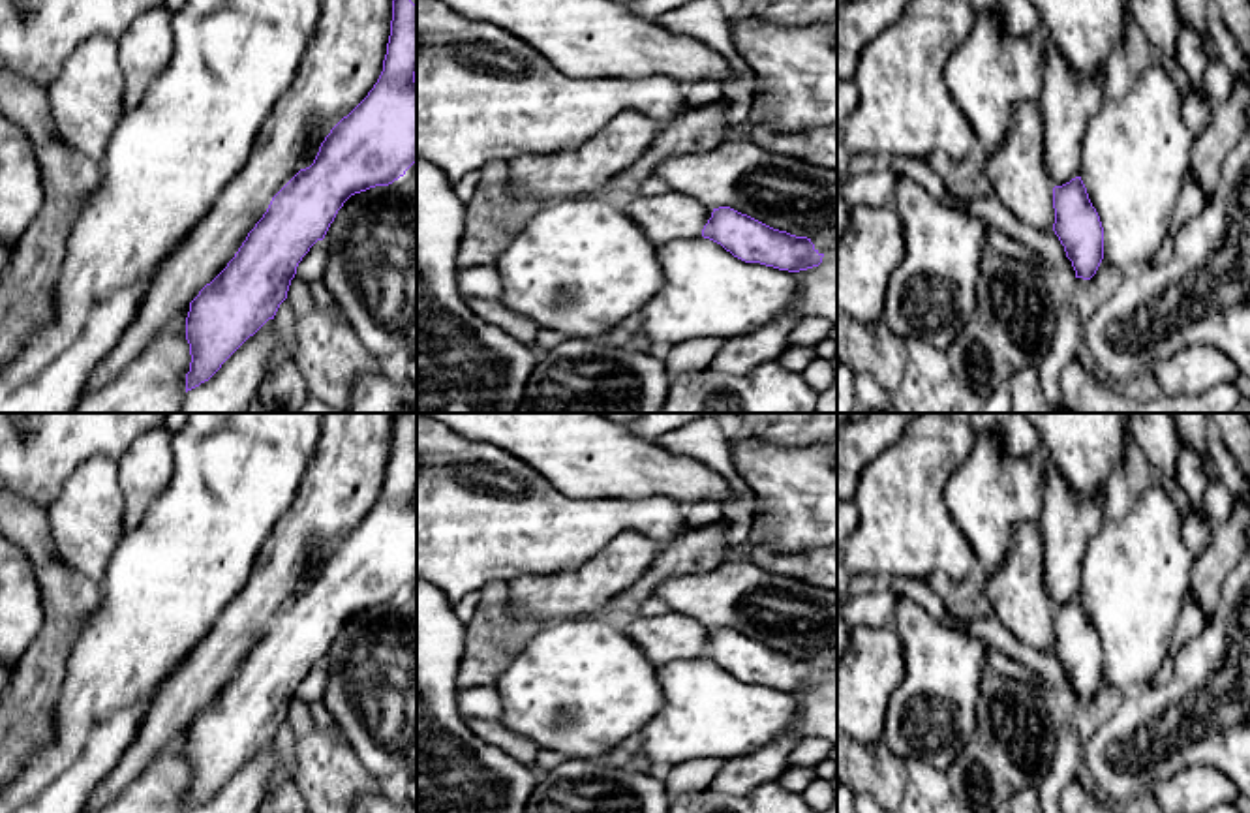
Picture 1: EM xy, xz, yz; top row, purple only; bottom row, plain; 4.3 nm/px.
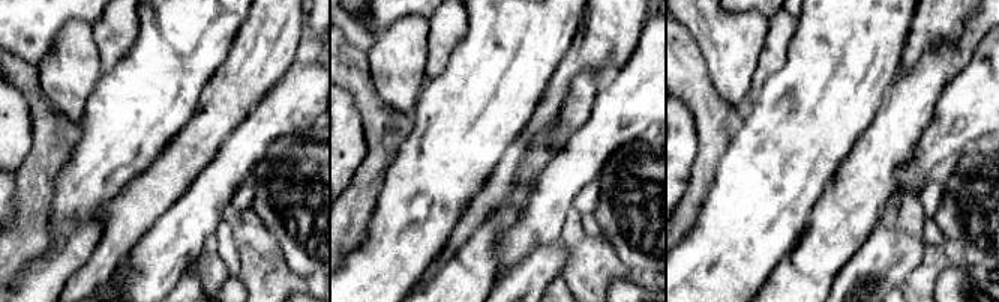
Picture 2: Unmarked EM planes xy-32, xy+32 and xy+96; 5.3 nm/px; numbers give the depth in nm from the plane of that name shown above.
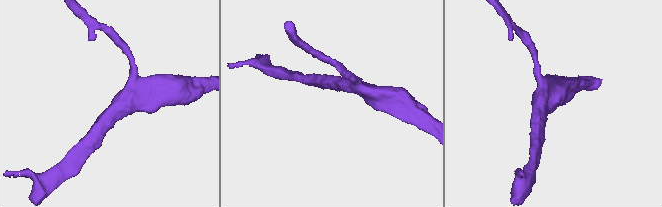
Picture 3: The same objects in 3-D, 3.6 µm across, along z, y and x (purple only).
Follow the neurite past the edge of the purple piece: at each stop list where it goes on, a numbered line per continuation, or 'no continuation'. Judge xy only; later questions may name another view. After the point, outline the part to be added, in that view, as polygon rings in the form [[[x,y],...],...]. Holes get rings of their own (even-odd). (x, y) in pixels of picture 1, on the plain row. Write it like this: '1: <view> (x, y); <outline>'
1: xy (162, 787); [[[184,727],[111,804],[88,813],[186,813],[190,764]]]

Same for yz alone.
1: yz (1136, 571); [[[1154,477],[1128,514],[1105,518],[1090,537],[1081,569],[1081,601],[1104,648],[1104,678],[1122,697],[1149,687],[1169,655],[1194,556],[1182,543],[1182,514]]]

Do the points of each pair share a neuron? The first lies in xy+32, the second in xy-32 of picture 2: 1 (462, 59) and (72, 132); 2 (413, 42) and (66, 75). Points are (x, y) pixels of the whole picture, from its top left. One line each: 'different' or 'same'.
1: different
2: same

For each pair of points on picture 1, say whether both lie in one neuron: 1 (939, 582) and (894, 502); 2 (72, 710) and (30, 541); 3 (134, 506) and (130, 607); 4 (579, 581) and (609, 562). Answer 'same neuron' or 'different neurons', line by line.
1: different neurons
2: different neurons
3: different neurons
4: same neuron

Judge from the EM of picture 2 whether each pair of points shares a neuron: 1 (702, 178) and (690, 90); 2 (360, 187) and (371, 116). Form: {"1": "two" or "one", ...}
{"1": "one", "2": "one"}

